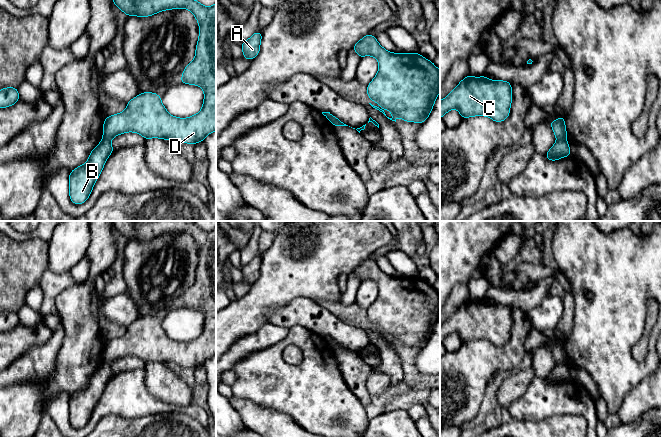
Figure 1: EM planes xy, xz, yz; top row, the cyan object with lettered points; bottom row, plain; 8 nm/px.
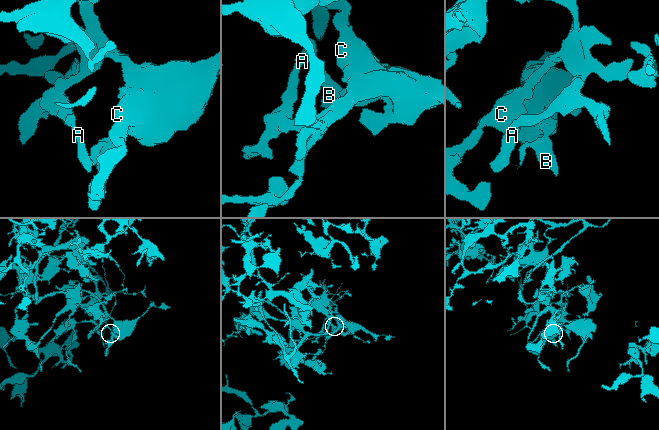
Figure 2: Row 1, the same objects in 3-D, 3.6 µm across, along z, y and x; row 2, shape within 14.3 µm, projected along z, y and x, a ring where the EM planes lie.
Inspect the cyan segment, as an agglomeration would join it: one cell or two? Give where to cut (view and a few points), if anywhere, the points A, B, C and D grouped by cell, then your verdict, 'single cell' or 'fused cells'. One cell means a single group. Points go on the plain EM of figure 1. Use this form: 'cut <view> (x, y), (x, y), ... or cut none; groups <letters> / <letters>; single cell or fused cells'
cut yz (557, 362), (565, 365); groups A C D / B; fused cells

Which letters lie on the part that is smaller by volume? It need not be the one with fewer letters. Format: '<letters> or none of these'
B

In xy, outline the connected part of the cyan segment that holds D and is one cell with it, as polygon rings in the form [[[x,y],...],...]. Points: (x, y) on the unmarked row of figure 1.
[[[113,221],[113,227],[128,240],[148,241],[164,234],[181,232],[194,238],[199,247],[199,262],[195,282],[184,292],[181,306],[200,310],[204,315],[204,325],[199,337],[189,342],[178,342],[168,337],[158,318],[144,316],[127,326],[127,331],[123,336],[107,340],[103,349],[103,362],[111,365],[119,358],[135,356],[146,364],[150,362],[175,363],[194,369],[203,366],[207,359],[216,355],[216,227],[205,231],[196,223],[184,221]]]

